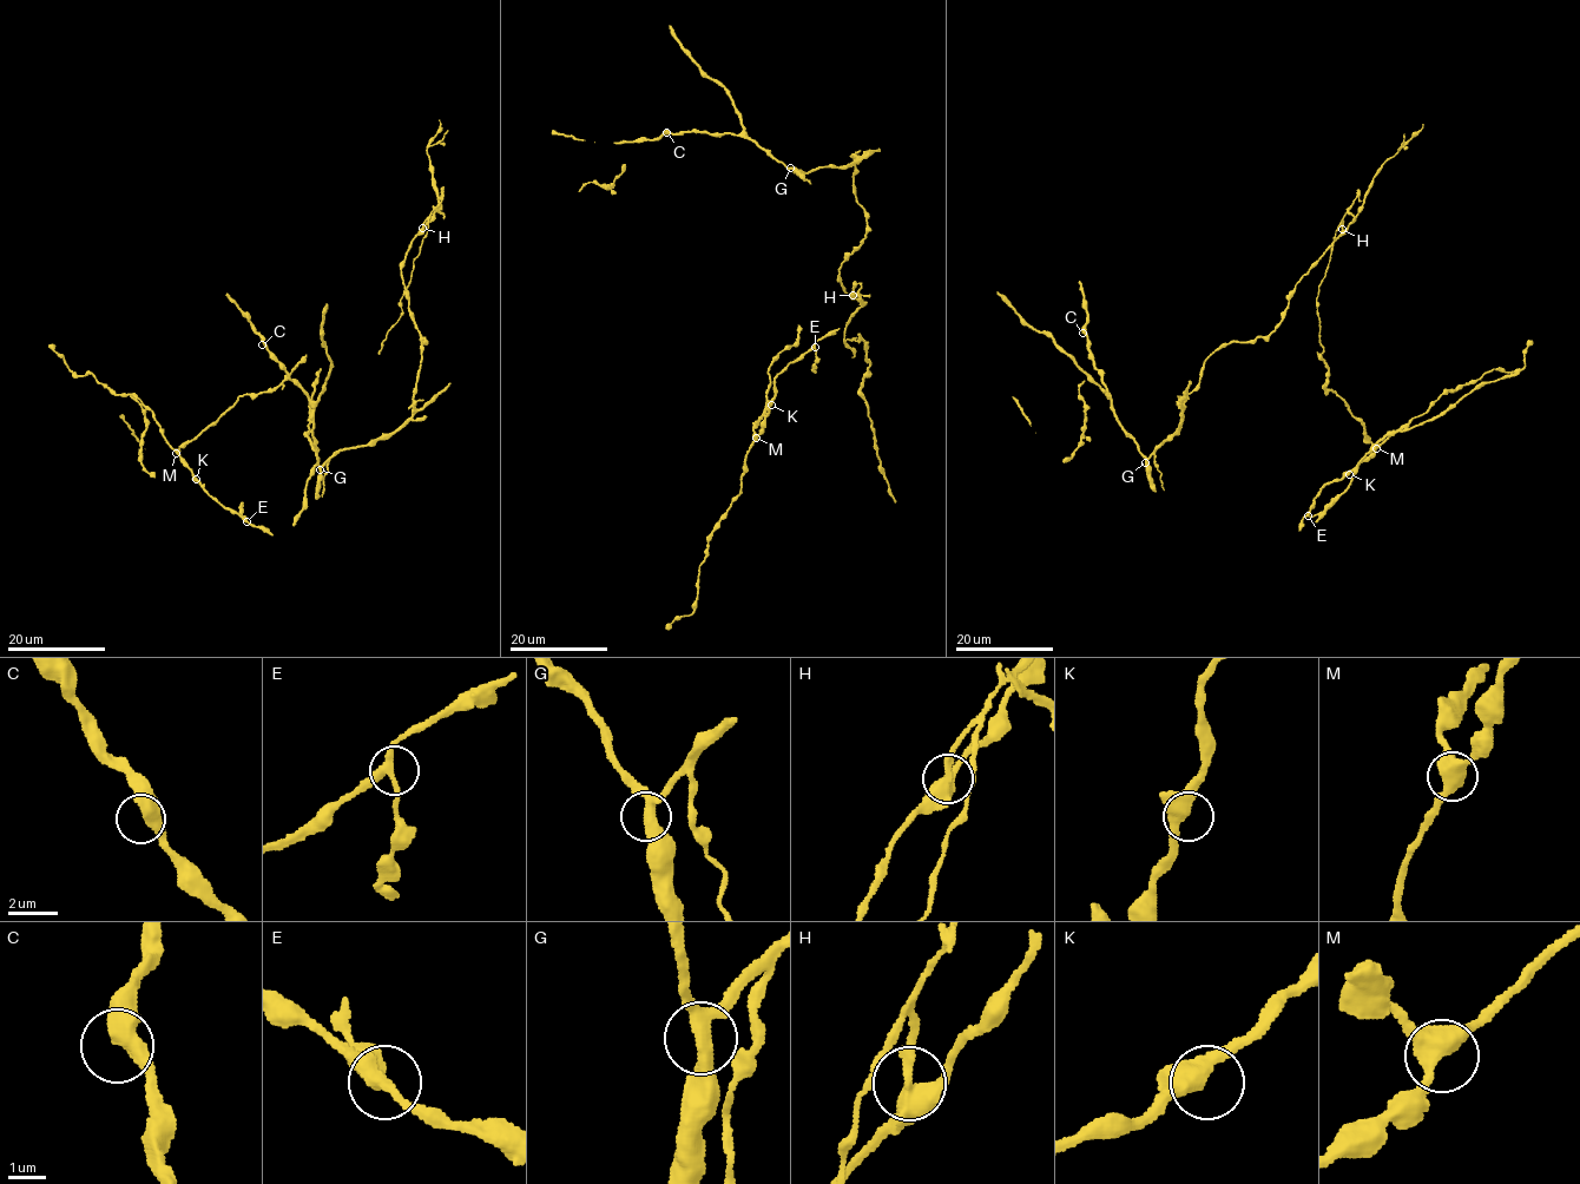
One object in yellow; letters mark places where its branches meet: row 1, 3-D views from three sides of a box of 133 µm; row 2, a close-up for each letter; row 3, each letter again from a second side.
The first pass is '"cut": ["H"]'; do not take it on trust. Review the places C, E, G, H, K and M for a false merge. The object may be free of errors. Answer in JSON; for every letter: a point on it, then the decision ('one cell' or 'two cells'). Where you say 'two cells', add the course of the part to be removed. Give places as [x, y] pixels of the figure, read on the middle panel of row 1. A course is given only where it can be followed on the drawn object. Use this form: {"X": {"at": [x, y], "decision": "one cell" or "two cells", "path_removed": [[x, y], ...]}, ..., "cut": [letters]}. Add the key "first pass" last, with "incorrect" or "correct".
{"C": {"at": [666, 132], "decision": "one cell"}, "E": {"at": [815, 347], "decision": "one cell"}, "G": {"at": [790, 168], "decision": "one cell"}, "H": {"at": [853, 295], "decision": "two cells", "path_removed": [[853, 294], [856, 284], [853, 283], [862, 283], [857, 291], [861, 298]]}, "K": {"at": [771, 405], "decision": "one cell"}, "M": {"at": [756, 438], "decision": "one cell"}, "cut": ["H"], "first pass": "correct"}

